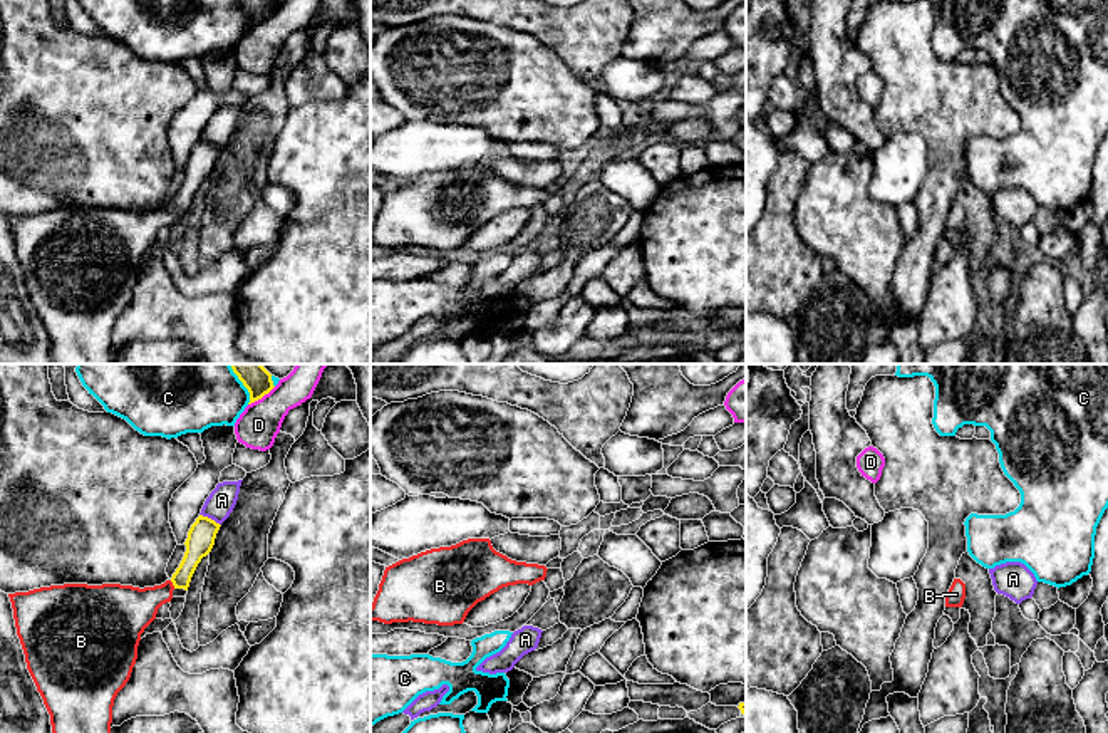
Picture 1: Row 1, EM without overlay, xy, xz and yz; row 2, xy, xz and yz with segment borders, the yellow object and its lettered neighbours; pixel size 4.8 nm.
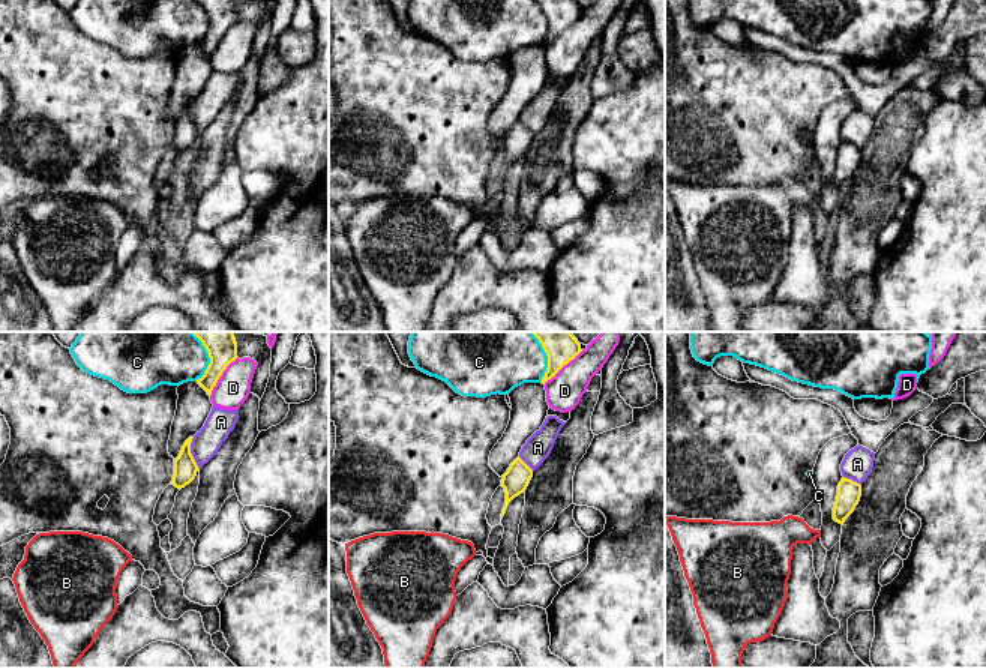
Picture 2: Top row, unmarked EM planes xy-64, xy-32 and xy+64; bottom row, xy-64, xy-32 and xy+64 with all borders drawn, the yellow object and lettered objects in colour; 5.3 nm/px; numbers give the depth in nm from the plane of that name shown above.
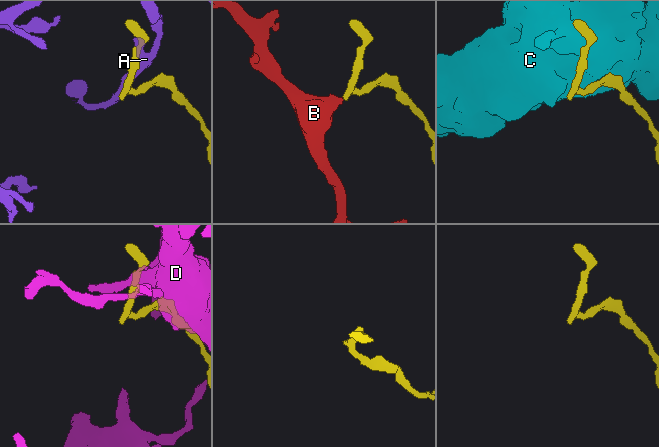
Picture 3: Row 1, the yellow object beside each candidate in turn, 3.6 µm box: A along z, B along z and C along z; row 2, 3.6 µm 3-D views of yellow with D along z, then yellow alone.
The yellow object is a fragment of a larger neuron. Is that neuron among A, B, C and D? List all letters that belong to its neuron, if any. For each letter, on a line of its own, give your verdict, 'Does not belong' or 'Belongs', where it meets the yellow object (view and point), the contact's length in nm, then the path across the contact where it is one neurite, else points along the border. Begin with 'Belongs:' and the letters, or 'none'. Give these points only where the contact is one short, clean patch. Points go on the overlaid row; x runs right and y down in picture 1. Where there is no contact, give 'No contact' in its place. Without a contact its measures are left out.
Belongs: B
A: Does not belong. Touches yellow at xy (210, 519). Shared border 120 nm
B: Belongs. Touches yellow at xy (173, 584). Shared border 50 nm. Path across: xy (200, 540), (185, 572), (173, 584), (138, 608), (128, 609)
C: Does not belong. Touches yellow at xy (243, 384). Shared border 220 nm
D: Does not belong. Touches yellow at xy (262, 396). Shared border 160 nm. Boundary: xy (275, 386), (248, 405)

